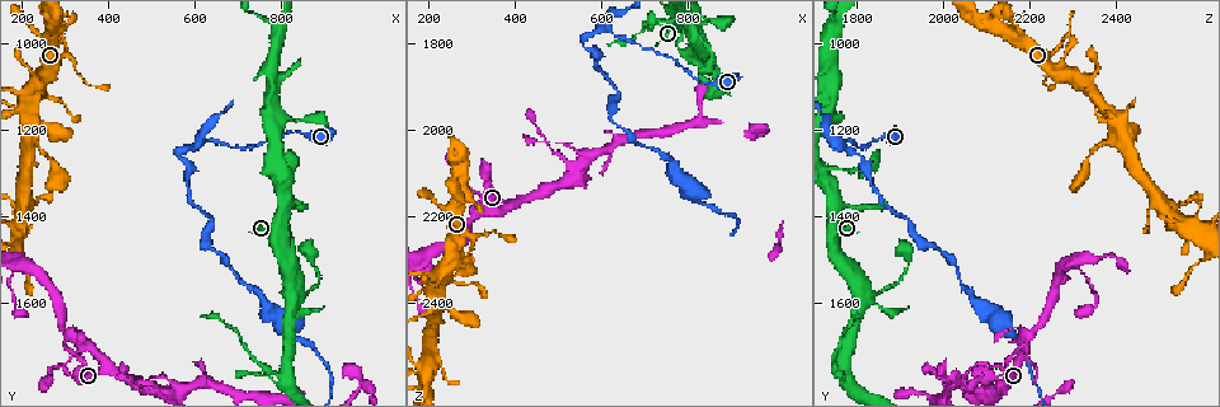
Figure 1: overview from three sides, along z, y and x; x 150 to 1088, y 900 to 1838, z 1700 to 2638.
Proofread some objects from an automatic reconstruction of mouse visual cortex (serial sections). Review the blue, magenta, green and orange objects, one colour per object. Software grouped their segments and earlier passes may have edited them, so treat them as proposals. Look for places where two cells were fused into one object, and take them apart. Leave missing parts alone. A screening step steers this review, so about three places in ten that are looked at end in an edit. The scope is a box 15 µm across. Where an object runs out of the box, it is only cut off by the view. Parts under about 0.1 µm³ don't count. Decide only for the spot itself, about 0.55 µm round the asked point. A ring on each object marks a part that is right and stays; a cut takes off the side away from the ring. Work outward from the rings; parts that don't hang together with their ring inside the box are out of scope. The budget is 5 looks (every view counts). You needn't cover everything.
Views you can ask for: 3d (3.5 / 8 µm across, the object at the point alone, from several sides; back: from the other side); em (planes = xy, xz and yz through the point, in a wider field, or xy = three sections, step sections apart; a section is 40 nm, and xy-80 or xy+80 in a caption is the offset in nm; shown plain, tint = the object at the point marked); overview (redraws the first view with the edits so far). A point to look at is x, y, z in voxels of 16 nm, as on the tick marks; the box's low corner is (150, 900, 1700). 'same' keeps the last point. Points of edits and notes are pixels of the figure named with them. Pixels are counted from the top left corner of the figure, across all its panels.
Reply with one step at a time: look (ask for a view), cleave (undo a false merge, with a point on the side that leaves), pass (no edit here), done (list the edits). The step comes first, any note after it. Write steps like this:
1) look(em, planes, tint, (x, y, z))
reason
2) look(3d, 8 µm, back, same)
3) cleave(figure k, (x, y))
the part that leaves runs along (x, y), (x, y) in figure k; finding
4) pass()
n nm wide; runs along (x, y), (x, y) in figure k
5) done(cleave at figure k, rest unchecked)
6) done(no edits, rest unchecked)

look(3d, 3.5 µm, back, (620, 1225, 1765))

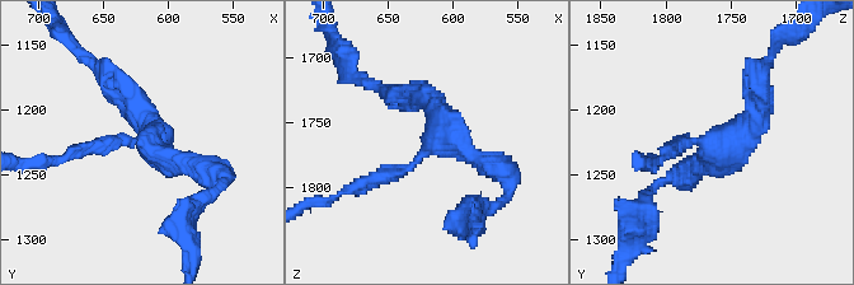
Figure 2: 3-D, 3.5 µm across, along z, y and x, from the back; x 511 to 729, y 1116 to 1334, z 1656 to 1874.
look(em, planes, tint, (612, 1226, 1762))
3 arms; arms of 200, 250, 300 nm

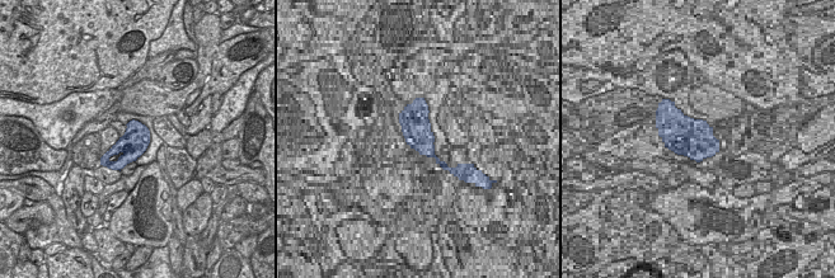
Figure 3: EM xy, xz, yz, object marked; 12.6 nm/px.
look(em, xy, step 2, tint, same)
cut it another way

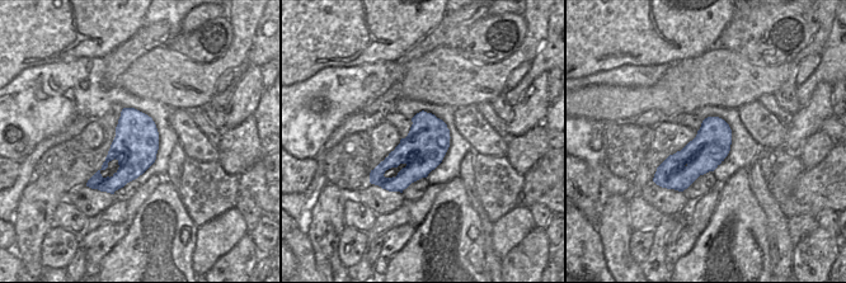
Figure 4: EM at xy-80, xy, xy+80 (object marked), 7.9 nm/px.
pass()
one cell here

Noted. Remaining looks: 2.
look(3d, 3.5 µm, (790, 1285, 1770))
narrows sharply

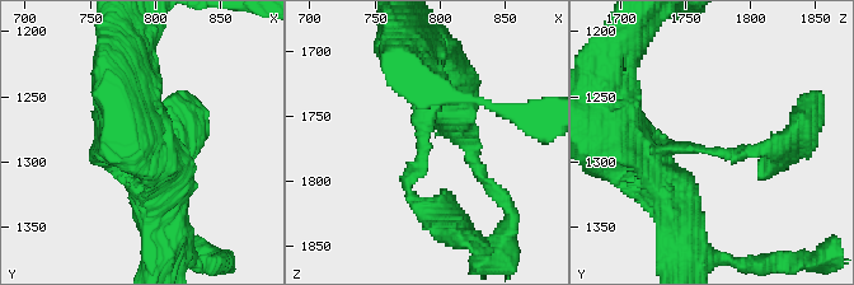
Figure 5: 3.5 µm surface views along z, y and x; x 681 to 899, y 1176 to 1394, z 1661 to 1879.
look(em, xy, step 3, tint, (788, 1292, 1766))
need the tissue

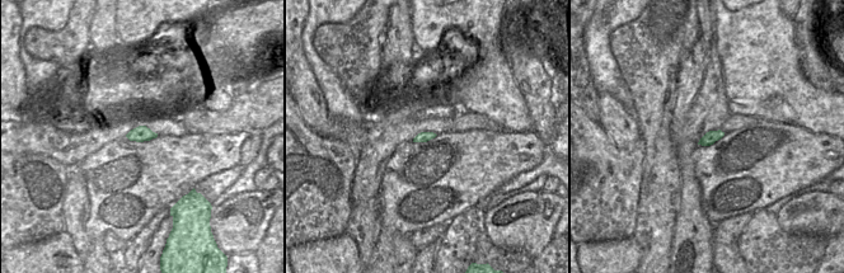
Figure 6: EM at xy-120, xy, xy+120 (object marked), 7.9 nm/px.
pass()
arms of 150, 600 nm; runs along (661, 182), (667, 150), (778, 146) in figure 5; all the same cell

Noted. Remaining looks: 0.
done(no edits, rest unchecked)

